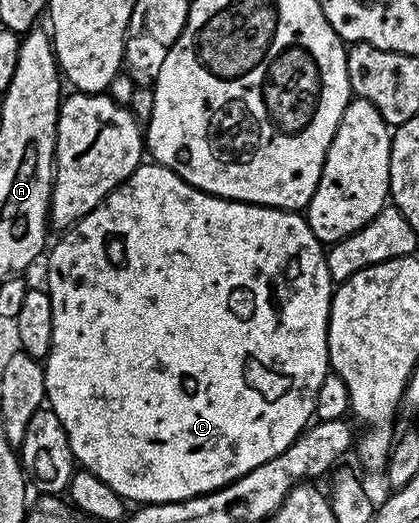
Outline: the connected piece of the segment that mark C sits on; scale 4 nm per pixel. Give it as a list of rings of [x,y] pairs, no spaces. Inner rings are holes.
[[[143,164],[137,166],[99,206],[92,208],[92,212],[85,214],[77,224],[69,227],[63,234],[66,235],[55,246],[53,243],[49,247],[48,257],[45,259],[45,262],[47,262],[44,289],[52,300],[52,348],[50,349],[50,355],[44,359],[46,402],[49,409],[56,412],[60,424],[64,424],[64,432],[68,436],[68,444],[74,453],[75,463],[81,469],[92,472],[92,476],[104,480],[104,484],[108,484],[108,488],[112,488],[112,492],[116,492],[127,503],[179,502],[180,500],[195,498],[201,494],[210,494],[214,490],[219,490],[222,486],[227,486],[229,482],[243,478],[248,472],[260,468],[260,464],[280,456],[280,452],[287,450],[297,440],[299,434],[307,429],[308,423],[314,418],[316,392],[320,388],[320,380],[324,380],[330,364],[326,329],[330,323],[332,283],[323,243],[318,241],[318,238],[312,232],[312,228],[307,224],[301,213],[293,210],[278,210],[274,206],[257,206],[251,202],[233,202],[231,198],[218,198],[214,194],[205,194],[192,184],[188,184],[180,175],[172,172],[166,166]]]

